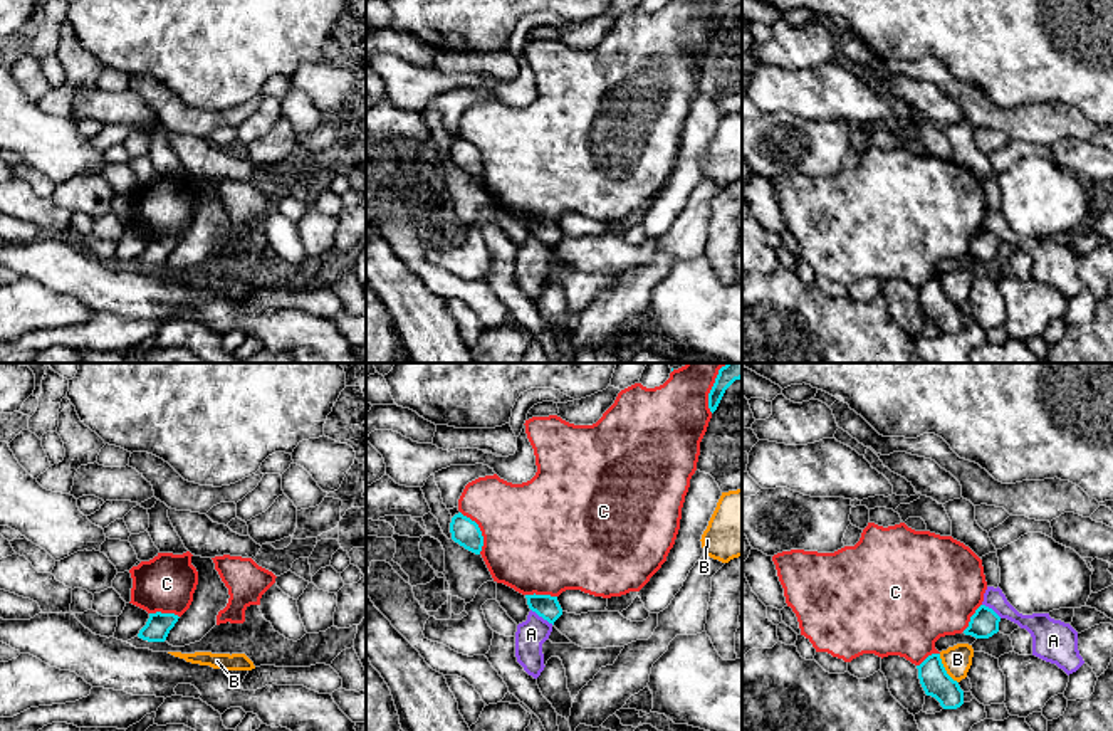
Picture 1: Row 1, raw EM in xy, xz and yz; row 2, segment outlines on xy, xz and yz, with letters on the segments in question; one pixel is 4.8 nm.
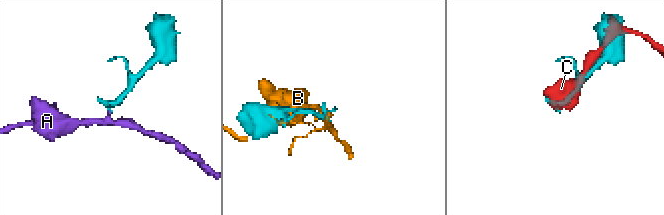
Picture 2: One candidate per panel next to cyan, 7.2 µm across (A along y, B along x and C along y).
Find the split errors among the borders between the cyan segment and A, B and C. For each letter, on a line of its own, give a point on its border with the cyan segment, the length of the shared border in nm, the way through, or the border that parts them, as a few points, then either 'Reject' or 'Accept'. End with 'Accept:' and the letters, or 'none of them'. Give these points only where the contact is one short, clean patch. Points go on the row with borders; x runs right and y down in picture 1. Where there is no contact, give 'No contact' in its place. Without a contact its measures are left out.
A: Touches cyan at xz (543, 617). Shared border 130 nm. Boundary: xz (531, 609), (553, 624). Reject
B: Touches cyan at yz (944, 669). Shared border 170 nm. Reject
C: Touches cyan at xz (480, 531). Shared border 220 nm. Reject
Accept: none of them

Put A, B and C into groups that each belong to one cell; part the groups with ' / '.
A / B / C

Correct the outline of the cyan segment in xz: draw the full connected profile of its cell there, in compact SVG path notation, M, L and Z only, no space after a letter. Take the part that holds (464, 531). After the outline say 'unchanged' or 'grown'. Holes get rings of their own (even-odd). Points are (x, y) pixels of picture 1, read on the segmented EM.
M458 513L452 518L450 533L455 543L475 555L480 555L483 536L475 521Z; unchanged

